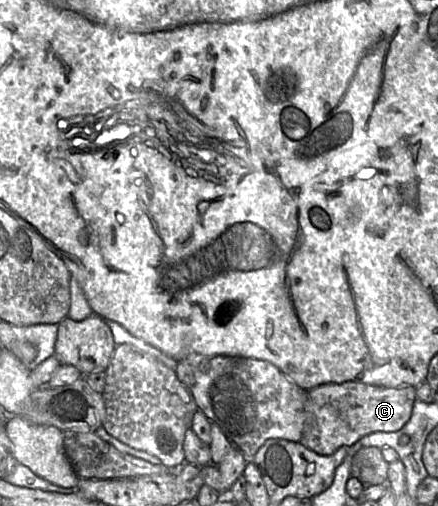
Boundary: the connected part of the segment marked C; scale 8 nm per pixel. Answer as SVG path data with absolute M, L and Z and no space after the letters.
M361 382L326 383L307 391L301 444L319 455L332 455L341 446L352 446L374 432L397 432L409 421L416 387L387 388Z

